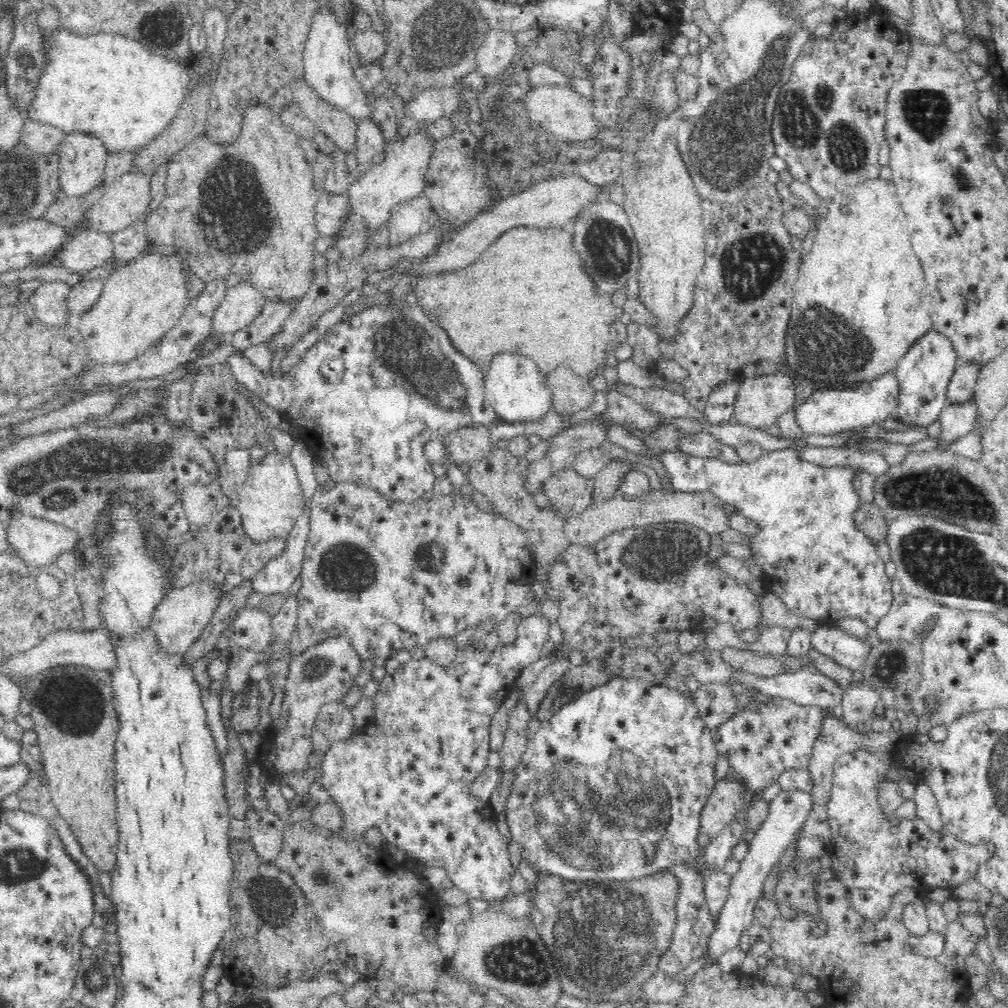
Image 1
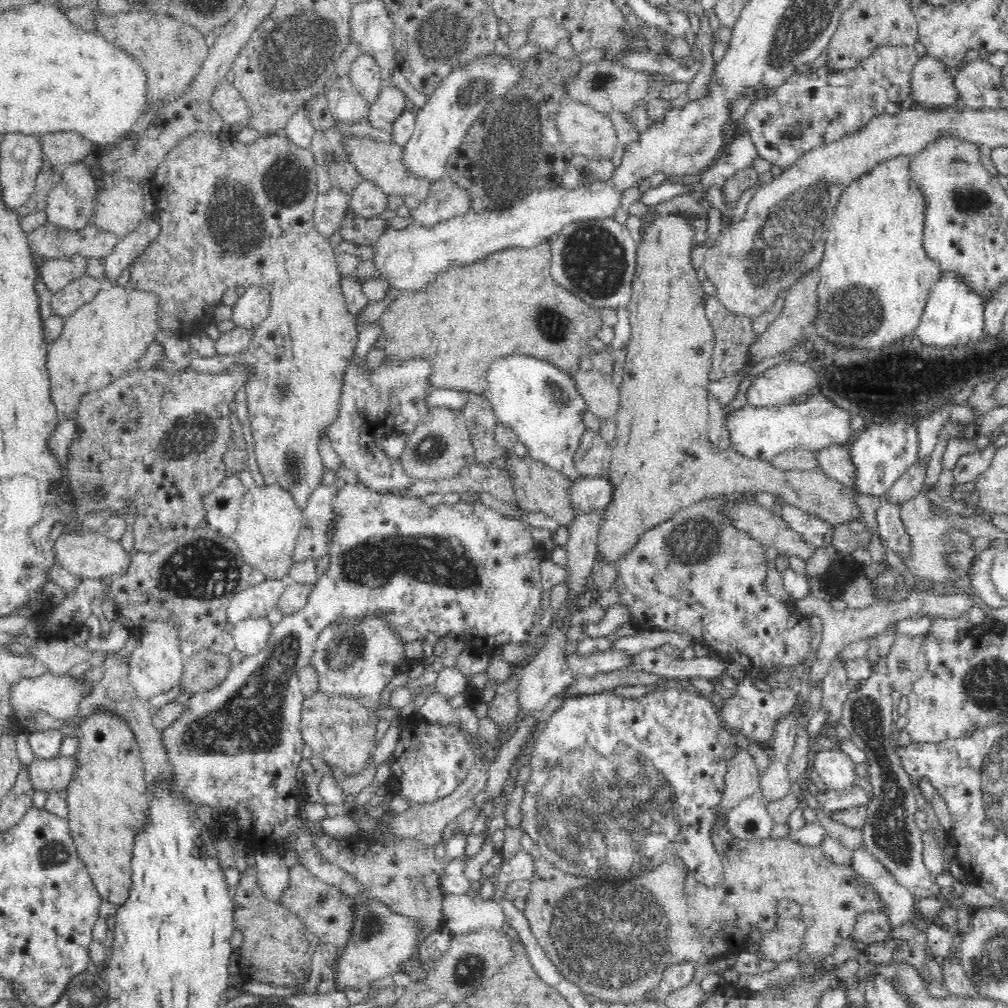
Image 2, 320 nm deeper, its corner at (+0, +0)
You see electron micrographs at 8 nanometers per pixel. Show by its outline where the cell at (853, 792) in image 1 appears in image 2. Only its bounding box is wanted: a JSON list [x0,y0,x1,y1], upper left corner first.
[811,748,858,789]

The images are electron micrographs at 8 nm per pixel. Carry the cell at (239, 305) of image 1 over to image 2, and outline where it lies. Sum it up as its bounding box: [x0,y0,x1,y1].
[232,286,269,327]

